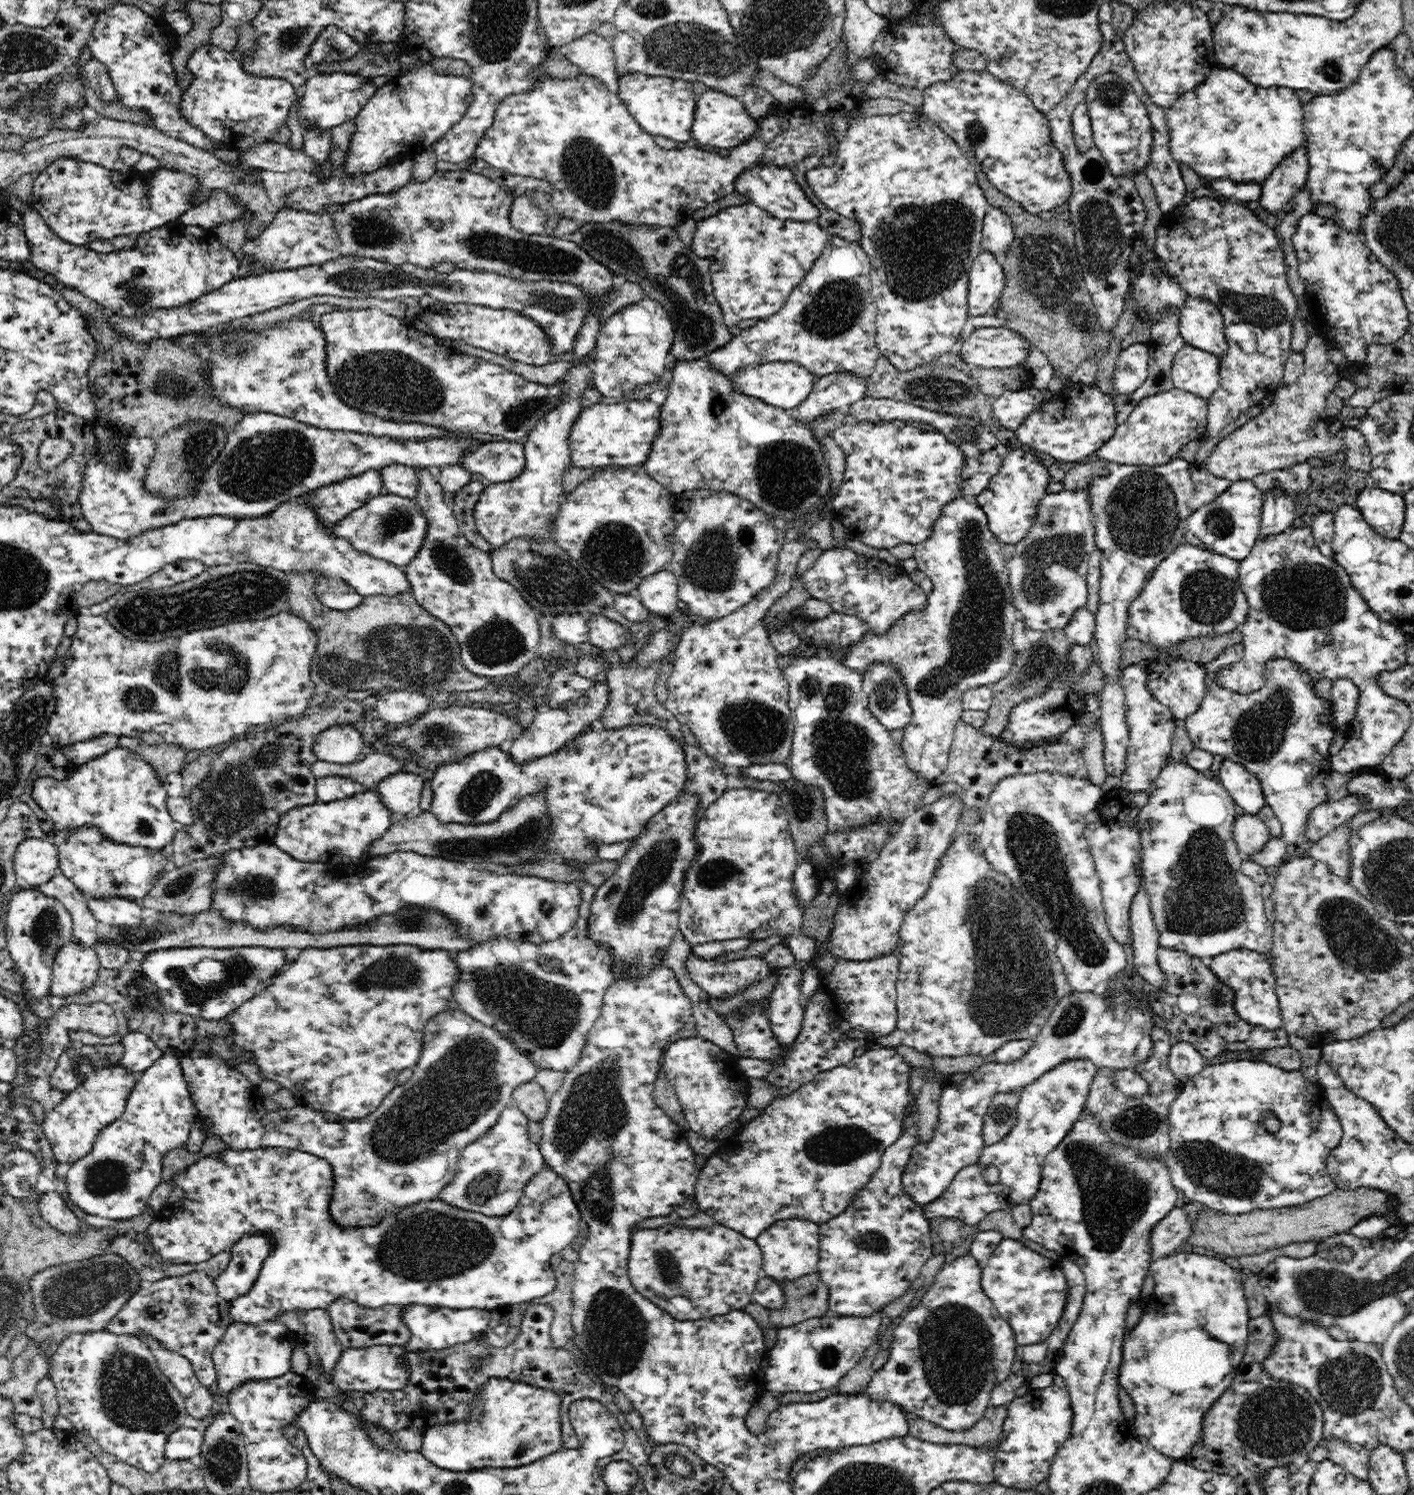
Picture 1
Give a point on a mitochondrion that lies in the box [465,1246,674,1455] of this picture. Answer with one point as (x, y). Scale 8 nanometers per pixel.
(615, 1331)

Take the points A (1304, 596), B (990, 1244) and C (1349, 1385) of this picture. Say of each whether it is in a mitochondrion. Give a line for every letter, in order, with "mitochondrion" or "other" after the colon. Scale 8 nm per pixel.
A: mitochondrion
B: other
C: mitochondrion

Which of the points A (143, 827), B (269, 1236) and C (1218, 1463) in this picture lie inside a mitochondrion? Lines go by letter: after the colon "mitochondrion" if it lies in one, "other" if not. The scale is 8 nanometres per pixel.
A: mitochondrion
B: other
C: other

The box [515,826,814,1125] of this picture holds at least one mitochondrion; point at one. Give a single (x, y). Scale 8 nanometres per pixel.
(654, 867)

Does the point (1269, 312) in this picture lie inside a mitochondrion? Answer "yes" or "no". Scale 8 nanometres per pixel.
yes

